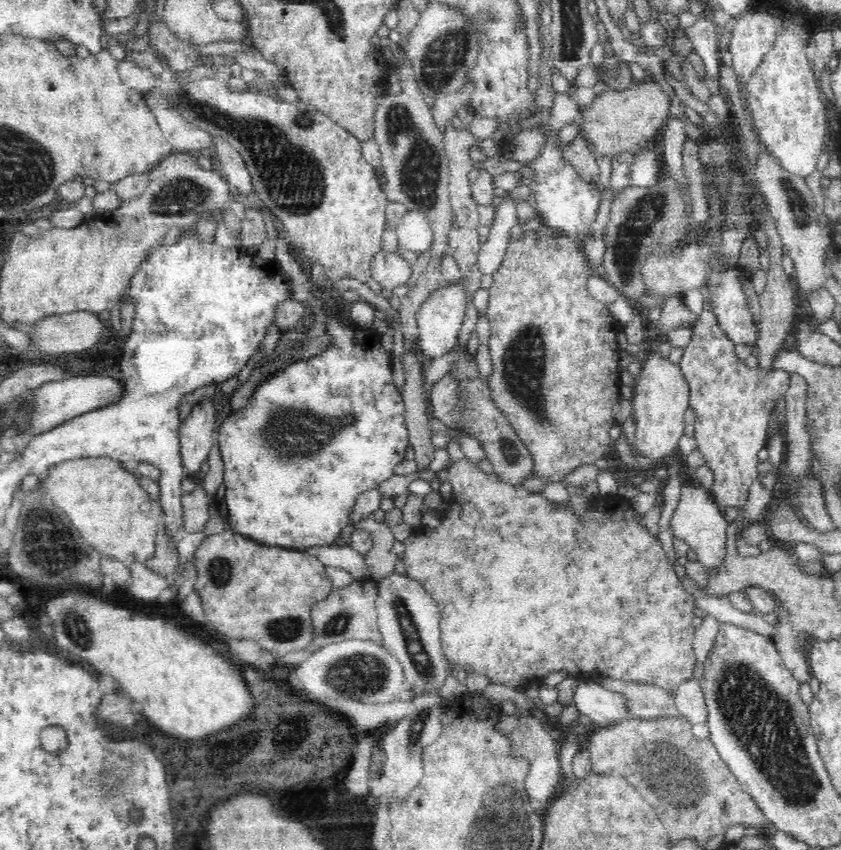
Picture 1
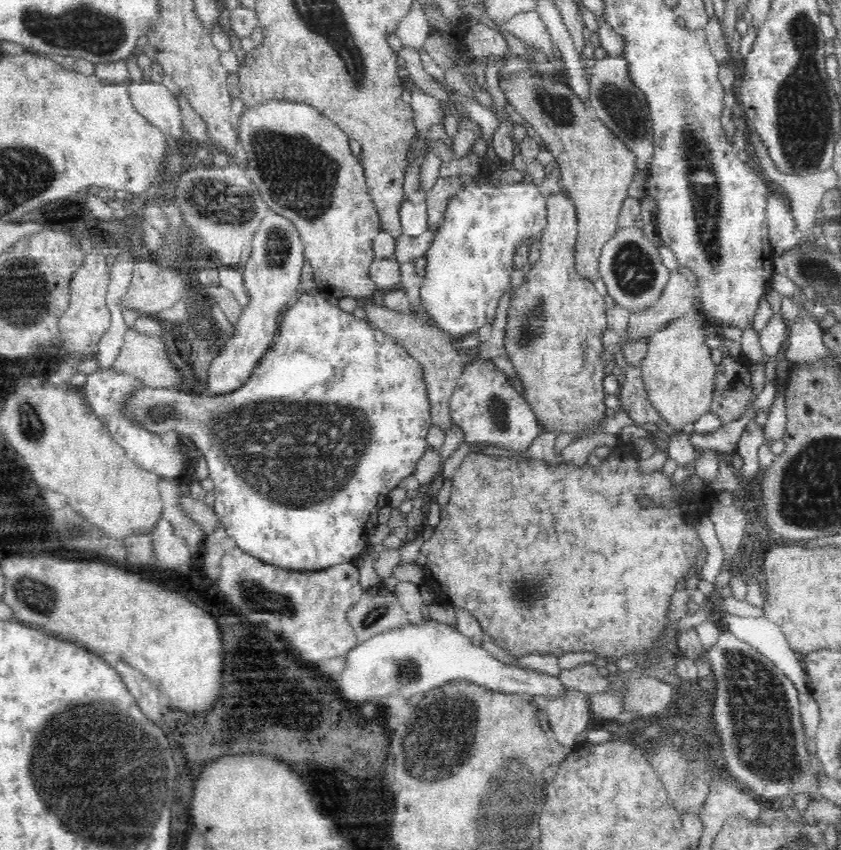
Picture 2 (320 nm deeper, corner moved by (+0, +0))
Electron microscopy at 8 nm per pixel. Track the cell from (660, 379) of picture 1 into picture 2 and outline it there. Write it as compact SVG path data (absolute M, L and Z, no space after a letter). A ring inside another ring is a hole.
M694 308L685 316L672 320L664 329L651 334L648 337L647 355L639 364L650 404L673 430L681 430L684 424L695 423L709 412L715 364L705 342L708 335L704 334L703 318L699 310Z

